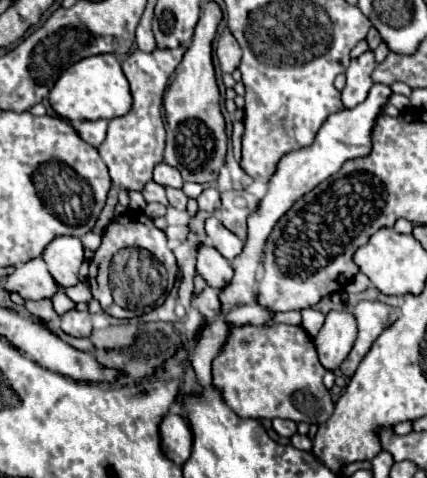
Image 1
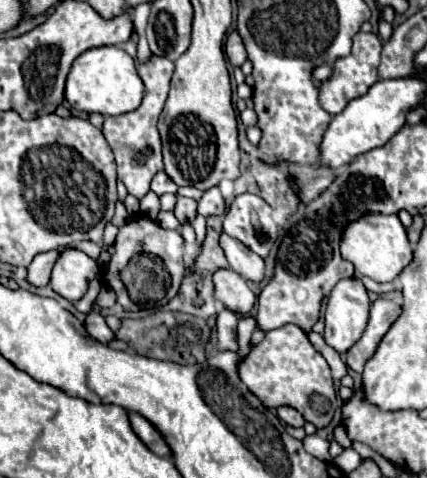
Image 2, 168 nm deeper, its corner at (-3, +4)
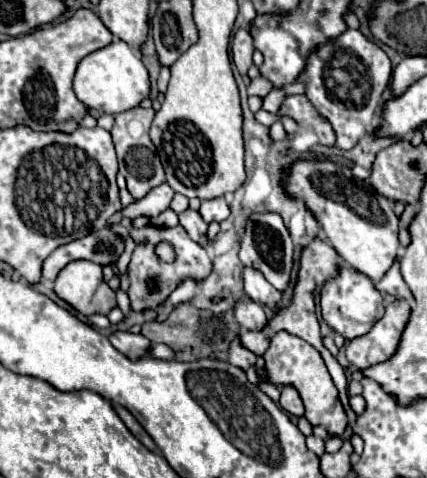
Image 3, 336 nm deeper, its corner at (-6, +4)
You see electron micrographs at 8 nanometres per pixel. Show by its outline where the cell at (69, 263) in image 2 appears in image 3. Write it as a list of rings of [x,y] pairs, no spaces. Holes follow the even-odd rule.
[[[74,260],[72,264],[66,264],[54,282],[54,292],[84,316],[96,312],[108,314],[116,306],[116,294],[108,288],[108,284],[104,284],[102,268],[98,264],[92,264],[90,260]]]

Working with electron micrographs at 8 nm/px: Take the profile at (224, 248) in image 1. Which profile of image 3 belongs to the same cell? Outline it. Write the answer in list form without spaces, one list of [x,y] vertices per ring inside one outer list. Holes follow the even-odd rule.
[[[244,268],[244,292],[262,304],[268,306],[276,306],[276,302],[280,300],[280,292],[276,288],[272,288],[272,284],[268,284],[268,280],[264,280],[264,276],[260,276],[260,272],[256,272],[256,268]]]

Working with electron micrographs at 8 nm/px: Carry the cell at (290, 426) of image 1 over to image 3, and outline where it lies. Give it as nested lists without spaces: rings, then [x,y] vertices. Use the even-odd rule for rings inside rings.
[[[284,386],[284,388],[282,388],[280,406],[282,406],[288,414],[292,414],[292,416],[298,416],[298,418],[304,416],[304,404],[302,404],[298,392],[296,392],[292,386]]]

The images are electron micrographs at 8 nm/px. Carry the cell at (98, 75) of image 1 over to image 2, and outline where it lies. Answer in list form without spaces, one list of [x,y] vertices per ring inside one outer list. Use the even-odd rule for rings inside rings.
[[[101,46],[83,52],[71,66],[65,88],[67,102],[81,112],[99,112],[103,116],[109,114],[125,114],[135,110],[143,100],[143,82],[135,70],[133,58],[121,50],[119,46]]]

